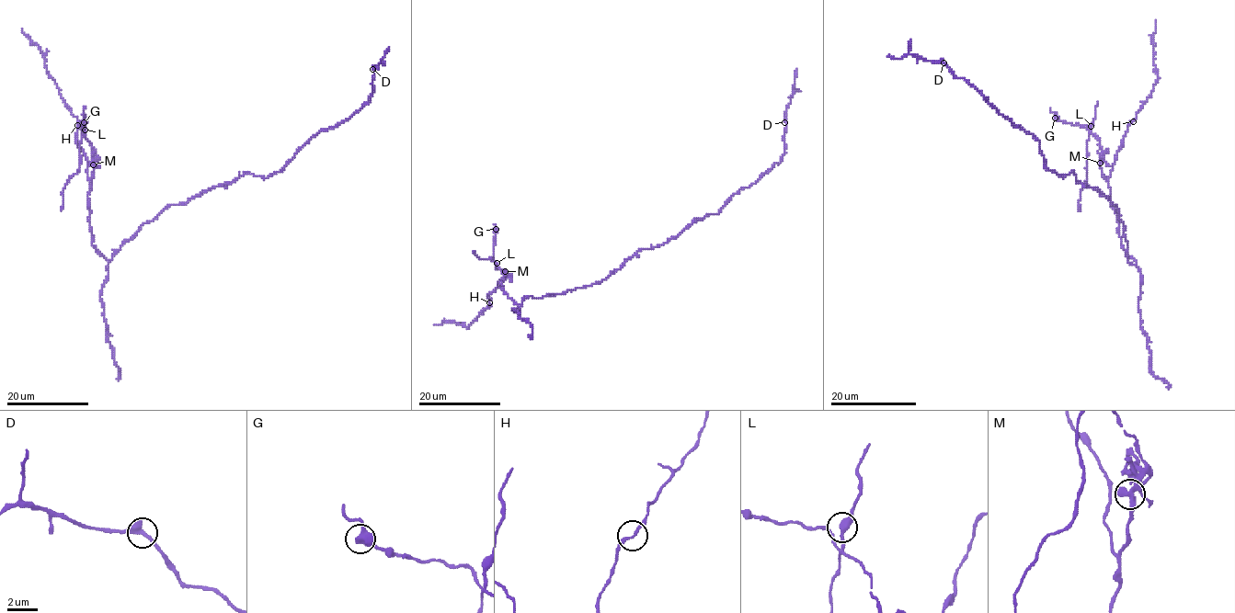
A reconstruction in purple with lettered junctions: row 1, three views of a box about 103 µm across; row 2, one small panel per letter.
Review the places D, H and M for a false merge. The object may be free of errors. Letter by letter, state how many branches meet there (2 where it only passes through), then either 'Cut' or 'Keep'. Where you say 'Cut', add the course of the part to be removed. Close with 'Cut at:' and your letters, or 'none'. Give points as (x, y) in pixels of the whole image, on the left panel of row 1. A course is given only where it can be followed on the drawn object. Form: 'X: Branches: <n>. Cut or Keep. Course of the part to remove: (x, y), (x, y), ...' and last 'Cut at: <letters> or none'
D: Branches: 2. Keep
H: Branches: 2. Keep
M: Branches: 2. Cut. Course of the part to remove: (93, 164), (97, 151), (84, 136), (79, 144), (79, 170), (62, 190), (61, 210)
Cut at: M

